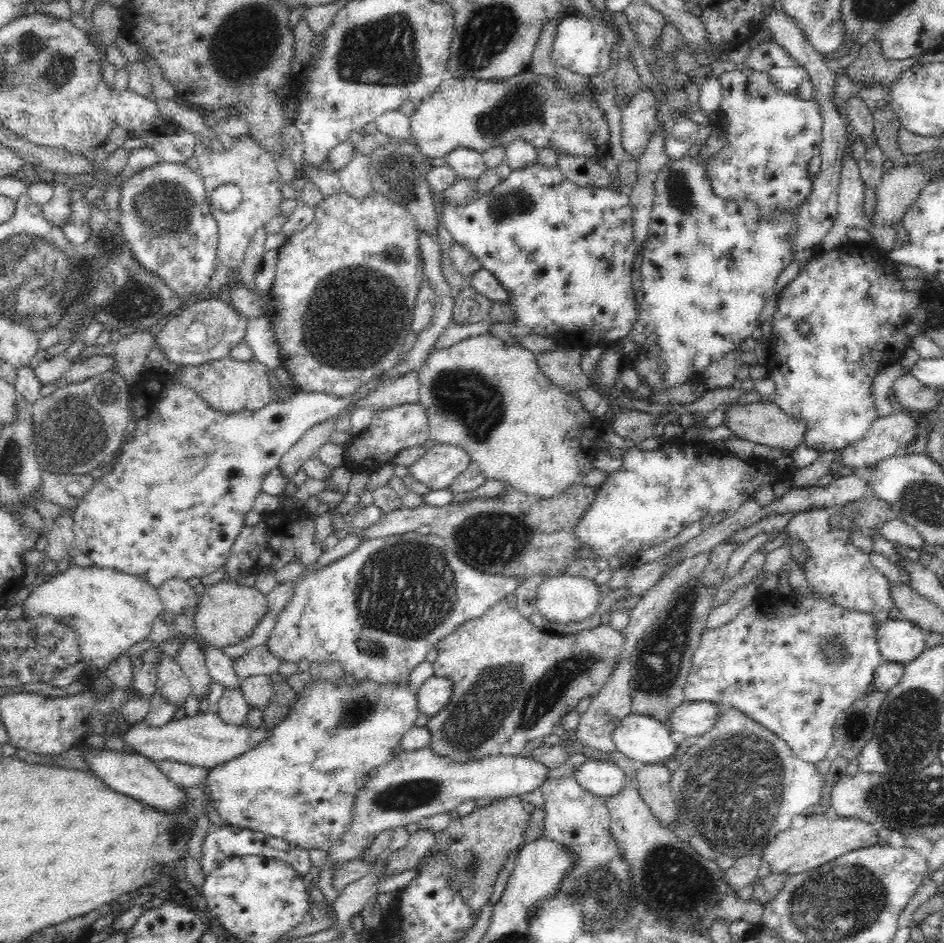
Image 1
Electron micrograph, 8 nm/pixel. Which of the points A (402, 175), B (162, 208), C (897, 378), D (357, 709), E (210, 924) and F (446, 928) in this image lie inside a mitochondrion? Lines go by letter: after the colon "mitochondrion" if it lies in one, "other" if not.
A: mitochondrion
B: mitochondrion
C: other
D: mitochondrion
E: other
F: other

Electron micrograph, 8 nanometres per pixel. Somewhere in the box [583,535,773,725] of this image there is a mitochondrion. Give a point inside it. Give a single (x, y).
(659, 663)

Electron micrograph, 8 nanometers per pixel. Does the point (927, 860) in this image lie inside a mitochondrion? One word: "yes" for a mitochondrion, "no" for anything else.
no

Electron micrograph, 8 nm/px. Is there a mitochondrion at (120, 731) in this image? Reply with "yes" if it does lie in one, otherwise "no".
no

